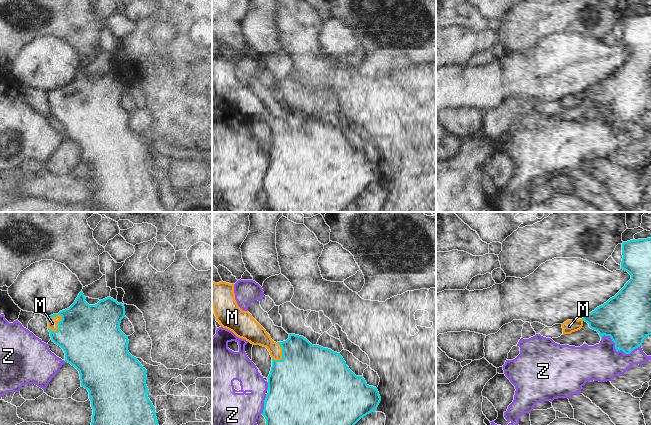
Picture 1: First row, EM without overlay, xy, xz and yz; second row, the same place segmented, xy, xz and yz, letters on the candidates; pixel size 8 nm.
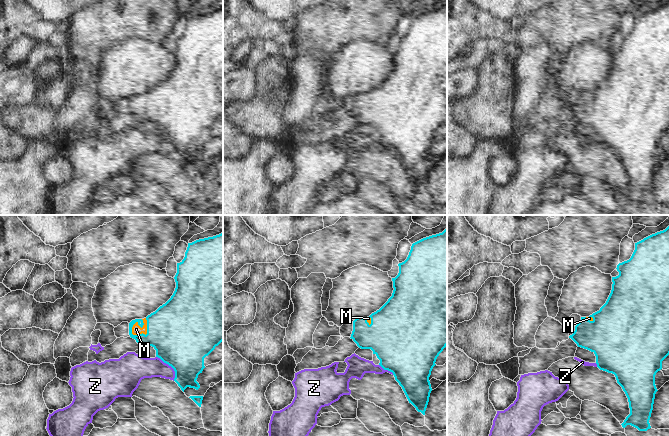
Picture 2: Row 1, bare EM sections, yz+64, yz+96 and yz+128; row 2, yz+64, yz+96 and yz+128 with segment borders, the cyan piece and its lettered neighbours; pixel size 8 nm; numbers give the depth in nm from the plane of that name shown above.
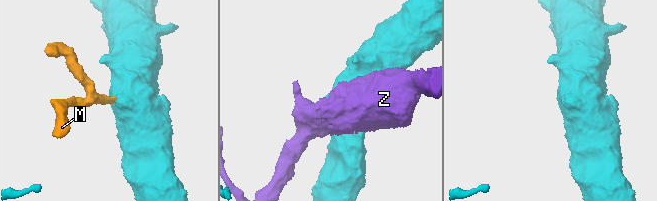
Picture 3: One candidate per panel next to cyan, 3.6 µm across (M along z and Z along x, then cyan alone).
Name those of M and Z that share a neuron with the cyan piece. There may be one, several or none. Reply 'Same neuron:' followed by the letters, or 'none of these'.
Same neuron: M

